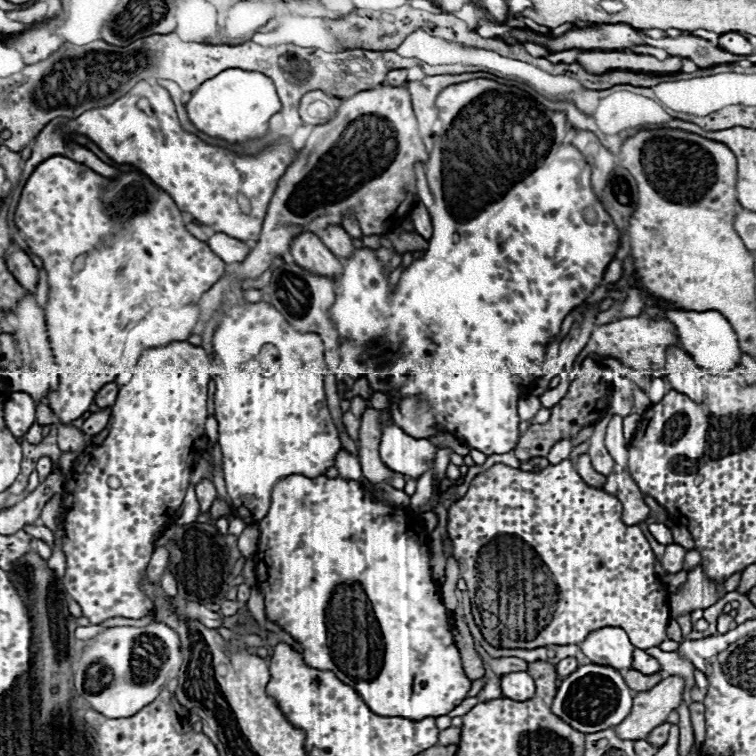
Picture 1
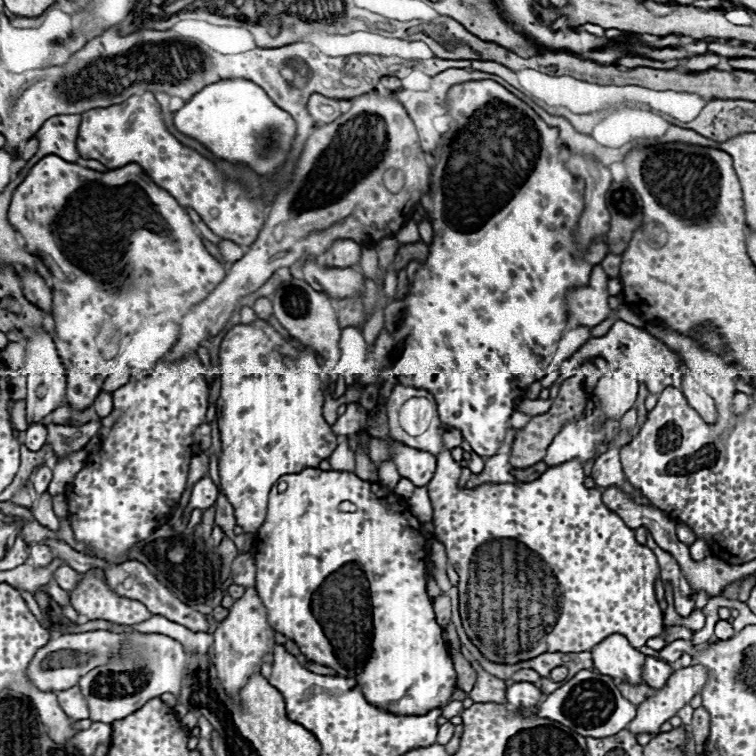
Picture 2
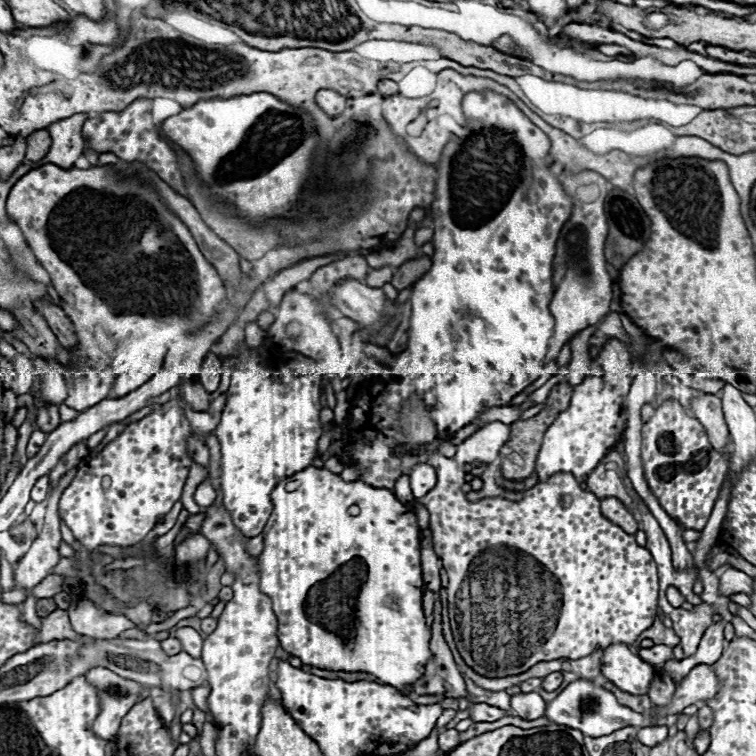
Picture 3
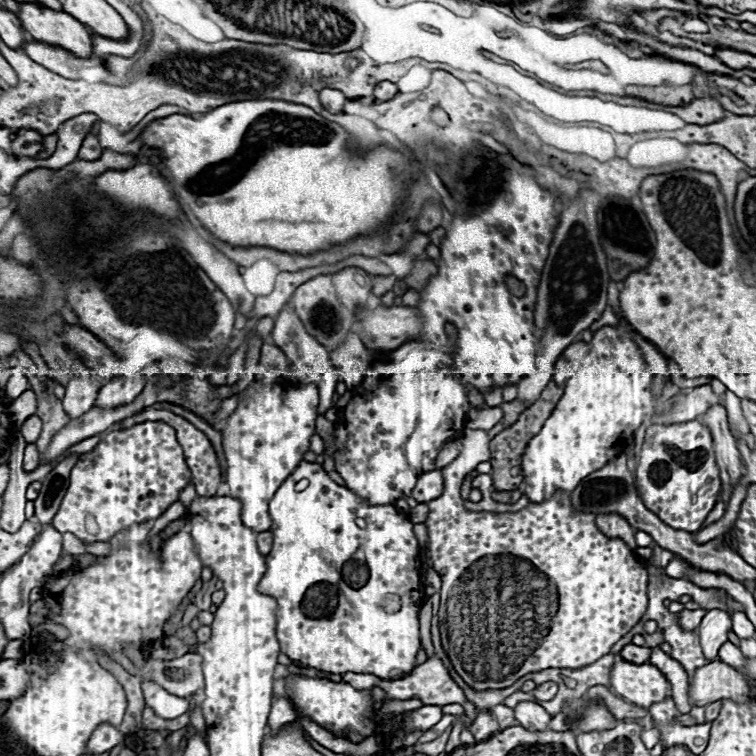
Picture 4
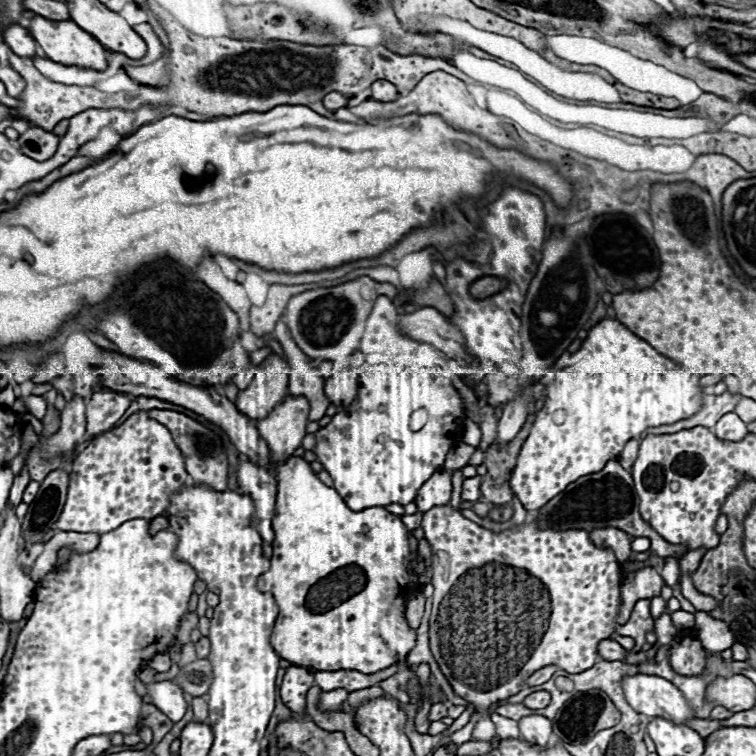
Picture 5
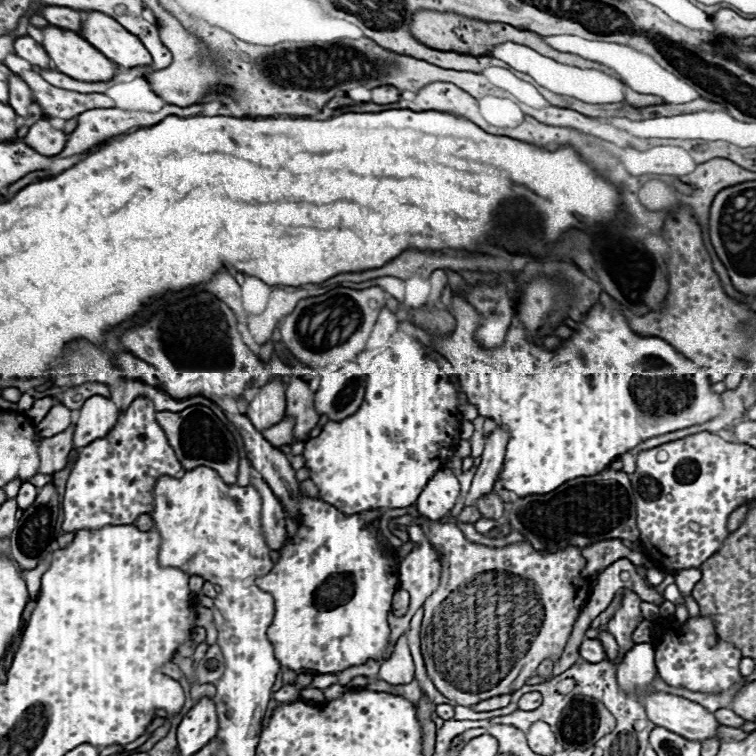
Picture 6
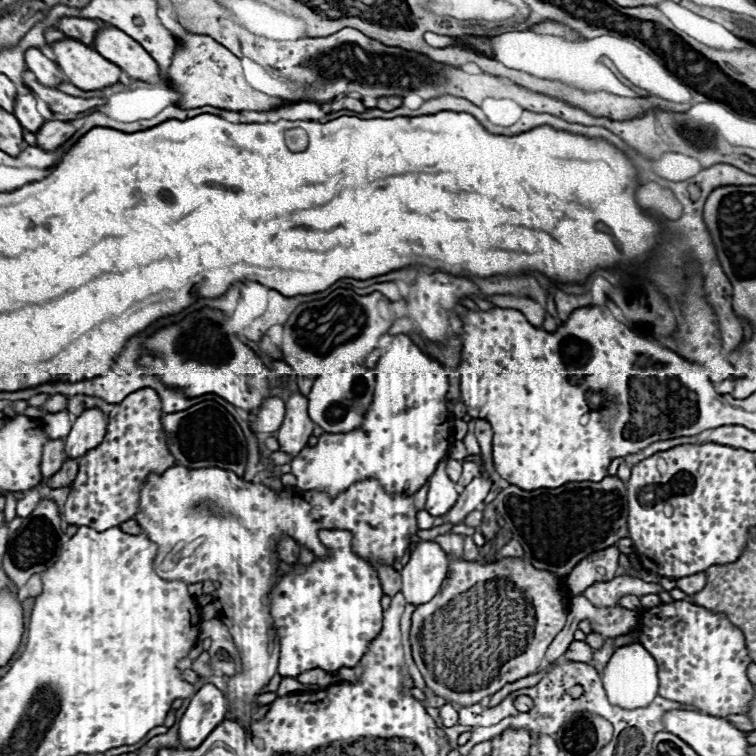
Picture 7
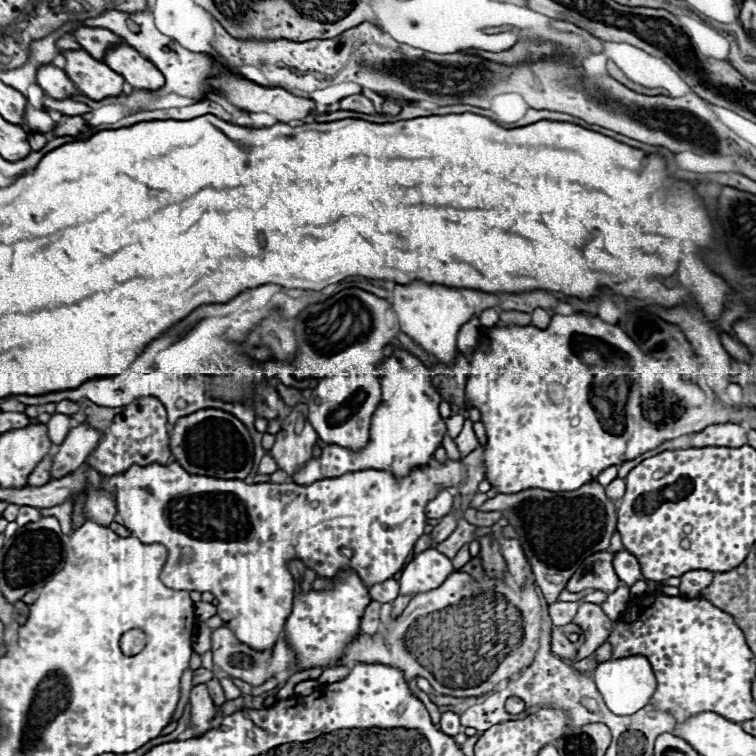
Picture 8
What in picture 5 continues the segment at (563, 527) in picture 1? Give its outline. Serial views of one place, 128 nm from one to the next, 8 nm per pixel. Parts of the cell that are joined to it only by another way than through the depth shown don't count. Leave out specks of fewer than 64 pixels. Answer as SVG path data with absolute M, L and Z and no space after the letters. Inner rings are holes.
M450 504L430 508L422 518L422 528L424 538L432 546L432 584L436 588L430 648L454 692L476 704L476 710L484 714L484 718L488 718L486 712L492 702L516 694L536 670L558 666L560 670L576 674L592 668L596 658L600 660L600 642L610 640L620 626L616 616L622 604L622 580L626 574L616 554L610 548L594 546L586 530L556 530L552 526L540 530L536 522L524 522L494 534L464 518L458 510L454 512Z

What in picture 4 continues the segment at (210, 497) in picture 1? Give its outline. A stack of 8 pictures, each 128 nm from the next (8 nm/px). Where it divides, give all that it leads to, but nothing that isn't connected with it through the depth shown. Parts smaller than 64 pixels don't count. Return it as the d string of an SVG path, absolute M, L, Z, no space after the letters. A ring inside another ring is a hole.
M146 408L146 410L138 412L138 414L134 414L132 418L126 418L126 420L122 420L122 422L114 424L114 426L112 426L112 428L108 428L102 436L106 436L108 432L114 432L114 430L132 428L132 426L136 426L138 422L146 422L146 420L162 420L162 422L168 422L170 426L174 426L176 436L178 436L178 442L180 442L180 446L184 448L186 462L188 462L188 466L190 466L190 470L192 470L192 480L194 480L194 486L196 486L198 496L206 496L206 498L214 496L214 494L216 494L216 490L218 490L218 484L220 484L220 466L218 466L216 452L214 452L214 448L212 448L210 440L208 440L208 438L206 438L198 428L194 428L188 420L184 420L182 416L176 416L176 414L168 412L168 410L152 410L152 408Z

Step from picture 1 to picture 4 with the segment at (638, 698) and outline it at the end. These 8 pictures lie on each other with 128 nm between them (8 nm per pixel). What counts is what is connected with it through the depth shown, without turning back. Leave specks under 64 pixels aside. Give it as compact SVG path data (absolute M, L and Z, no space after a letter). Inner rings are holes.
M718 660L700 666L692 676L690 688L694 706L706 706L722 698L746 700L746 680L742 680L742 674Z

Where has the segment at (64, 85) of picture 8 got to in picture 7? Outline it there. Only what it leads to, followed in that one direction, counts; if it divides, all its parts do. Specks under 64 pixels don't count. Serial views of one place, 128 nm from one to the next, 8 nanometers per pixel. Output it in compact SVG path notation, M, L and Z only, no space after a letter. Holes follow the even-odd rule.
M28 48L28 50L24 52L24 58L26 58L26 66L36 74L36 78L38 78L42 84L54 88L54 86L58 86L60 82L66 80L66 78L62 76L62 70L58 68L58 64L52 62L50 58L46 58L38 48Z

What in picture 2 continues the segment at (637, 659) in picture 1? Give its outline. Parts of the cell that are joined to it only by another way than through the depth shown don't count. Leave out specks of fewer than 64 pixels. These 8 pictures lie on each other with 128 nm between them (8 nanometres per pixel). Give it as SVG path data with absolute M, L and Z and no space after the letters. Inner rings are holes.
M646 656L644 668L642 668L642 678L652 688L662 688L662 684L666 684L666 680L670 678L672 672L674 670L664 660L658 660L654 656Z

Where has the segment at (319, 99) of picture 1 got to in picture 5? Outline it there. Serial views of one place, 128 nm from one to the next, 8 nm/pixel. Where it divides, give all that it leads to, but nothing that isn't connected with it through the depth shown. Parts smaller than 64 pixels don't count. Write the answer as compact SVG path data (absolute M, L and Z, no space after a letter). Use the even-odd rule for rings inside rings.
M330 92L330 94L326 94L326 98L323 98L323 105L328 110L337 110L346 107L347 104L348 98L346 96L340 96L338 92Z

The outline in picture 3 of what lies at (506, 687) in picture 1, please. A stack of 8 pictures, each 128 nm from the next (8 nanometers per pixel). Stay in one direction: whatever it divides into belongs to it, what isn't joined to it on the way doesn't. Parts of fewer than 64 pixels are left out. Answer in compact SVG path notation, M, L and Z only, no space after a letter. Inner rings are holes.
M520 692L512 696L512 710L520 718L526 718L526 720L540 718L544 716L544 708L546 708L546 702L538 692Z

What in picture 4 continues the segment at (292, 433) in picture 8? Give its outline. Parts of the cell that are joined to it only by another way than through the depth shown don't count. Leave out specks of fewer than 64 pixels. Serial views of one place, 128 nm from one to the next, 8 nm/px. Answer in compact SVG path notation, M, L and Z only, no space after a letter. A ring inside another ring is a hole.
M286 306L278 316L276 316L276 324L274 324L274 330L272 330L272 340L278 348L284 350L284 354L288 356L288 360L292 362L292 368L294 368L294 374L296 374L296 380L300 384L310 384L314 382L318 386L319 392L319 405L318 414L325 414L326 410L332 406L332 396L334 396L334 390L336 390L336 382L339 381L338 370L332 366L332 360L330 360L330 352L318 342L316 336L308 334L302 320L296 316L294 308Z

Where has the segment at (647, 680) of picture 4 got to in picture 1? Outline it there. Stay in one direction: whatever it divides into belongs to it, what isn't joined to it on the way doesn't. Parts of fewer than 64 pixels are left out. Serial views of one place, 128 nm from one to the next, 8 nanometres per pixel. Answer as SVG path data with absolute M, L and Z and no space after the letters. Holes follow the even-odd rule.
M598 628L580 642L580 648L594 664L606 664L618 670L632 668L634 646L622 628Z

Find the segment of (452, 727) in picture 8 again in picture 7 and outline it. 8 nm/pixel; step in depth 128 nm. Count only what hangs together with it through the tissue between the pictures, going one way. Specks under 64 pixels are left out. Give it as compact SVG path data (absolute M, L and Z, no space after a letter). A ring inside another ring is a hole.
M446 704L446 706L440 708L440 718L442 718L442 724L444 724L444 726L454 726L454 724L458 724L458 712L456 712L450 704Z

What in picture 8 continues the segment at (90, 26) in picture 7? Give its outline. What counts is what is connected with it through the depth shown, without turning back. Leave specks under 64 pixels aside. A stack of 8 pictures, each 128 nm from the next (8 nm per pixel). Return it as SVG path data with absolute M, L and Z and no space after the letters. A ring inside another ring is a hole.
M80 26L74 30L74 38L76 42L94 58L102 60L106 50L110 46L116 46L122 42L120 36L116 36L114 32L106 30L106 28L88 28L88 26Z

